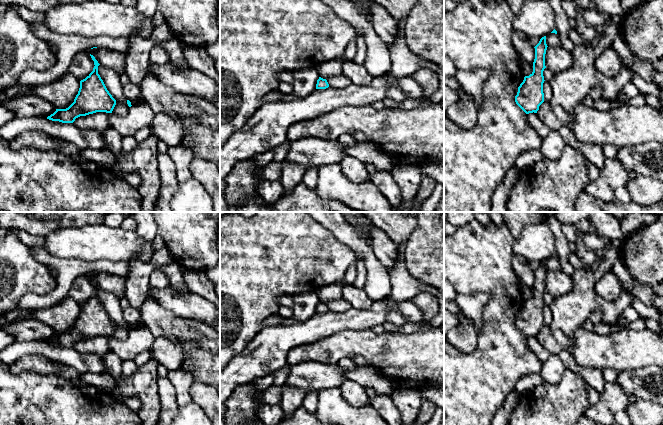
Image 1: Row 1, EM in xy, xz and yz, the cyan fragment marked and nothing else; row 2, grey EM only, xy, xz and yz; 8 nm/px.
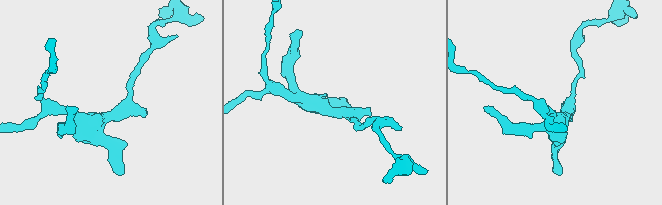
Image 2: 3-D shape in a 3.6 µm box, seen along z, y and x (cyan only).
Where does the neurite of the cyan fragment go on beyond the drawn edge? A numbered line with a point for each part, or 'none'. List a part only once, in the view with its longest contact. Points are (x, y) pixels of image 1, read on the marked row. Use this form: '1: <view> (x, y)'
1: xy (140, 101)

